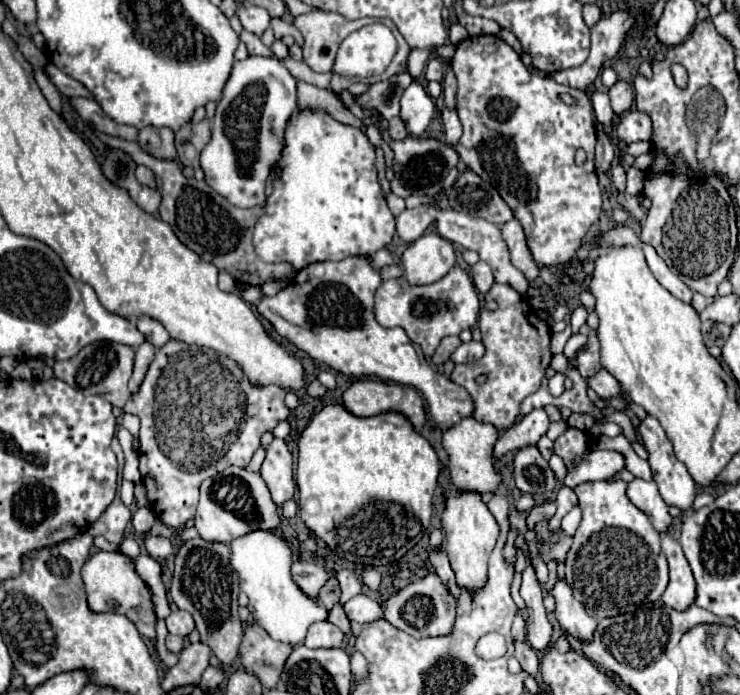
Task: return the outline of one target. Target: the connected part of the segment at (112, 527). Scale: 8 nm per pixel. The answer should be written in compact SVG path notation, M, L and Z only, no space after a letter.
M120 496L114 498L114 502L100 514L100 518L90 526L92 536L104 536L108 542L120 544L126 524L130 522L132 514L130 510L122 504Z

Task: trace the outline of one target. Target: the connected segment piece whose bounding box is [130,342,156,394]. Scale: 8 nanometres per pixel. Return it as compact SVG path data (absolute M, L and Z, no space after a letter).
M144 342L144 344L140 344L140 346L136 348L134 374L132 374L132 378L130 378L130 392L132 392L132 394L138 392L142 380L144 380L144 374L146 374L146 370L148 370L150 362L154 360L154 352L156 352L156 348L154 348L152 344L148 344L148 342Z

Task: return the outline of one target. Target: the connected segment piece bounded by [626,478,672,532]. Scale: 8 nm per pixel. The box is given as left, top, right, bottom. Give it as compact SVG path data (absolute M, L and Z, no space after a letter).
M634 478L632 482L628 482L626 496L630 498L630 502L636 508L640 508L646 516L650 516L650 520L658 532L662 532L662 530L672 532L672 528L670 528L672 516L668 514L668 504L664 504L664 500L656 488L656 482L646 482L642 478Z

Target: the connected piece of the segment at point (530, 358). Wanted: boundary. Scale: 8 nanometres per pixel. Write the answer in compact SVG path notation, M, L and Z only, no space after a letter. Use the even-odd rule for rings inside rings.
M494 282L484 294L484 302L488 300L496 300L498 308L484 308L478 318L486 352L480 360L454 366L452 382L466 388L472 396L472 416L478 422L490 422L504 432L516 422L520 414L520 402L540 388L544 372L550 366L550 326L530 308L530 300L518 294L510 284ZM478 376L486 378L484 384L476 382Z

